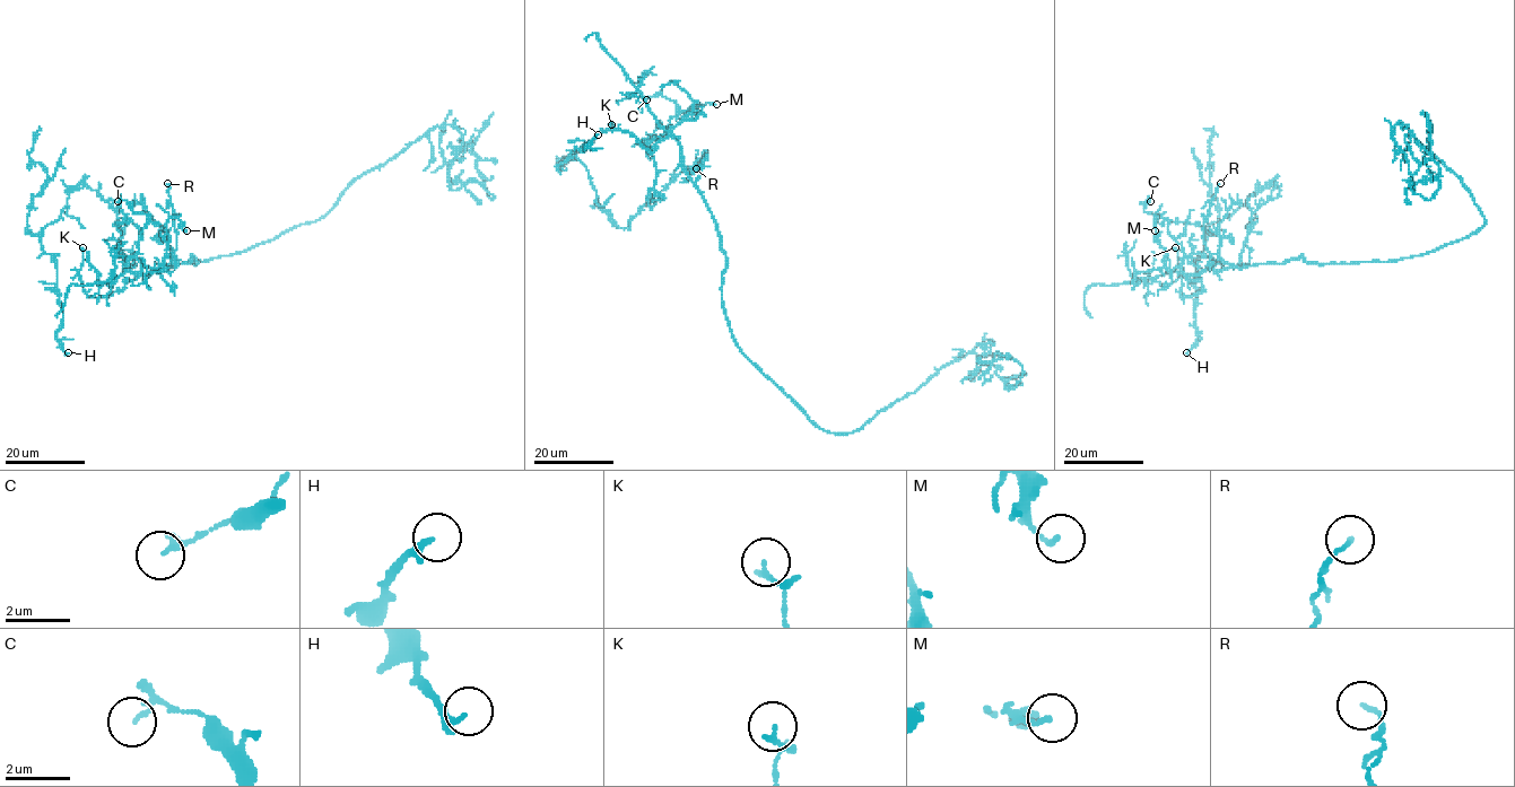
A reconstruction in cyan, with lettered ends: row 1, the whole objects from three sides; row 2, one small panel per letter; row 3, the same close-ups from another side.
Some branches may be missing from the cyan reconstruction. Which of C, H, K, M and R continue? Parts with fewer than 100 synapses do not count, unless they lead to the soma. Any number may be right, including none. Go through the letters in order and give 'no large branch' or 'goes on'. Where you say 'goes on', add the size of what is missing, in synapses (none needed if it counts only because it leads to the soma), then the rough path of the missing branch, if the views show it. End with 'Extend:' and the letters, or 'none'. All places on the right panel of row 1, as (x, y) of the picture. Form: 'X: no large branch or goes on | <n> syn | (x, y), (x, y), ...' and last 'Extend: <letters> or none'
C: no large branch
H: no large branch
K: no large branch
M: no large branch
R: no large branch
Extend: none

